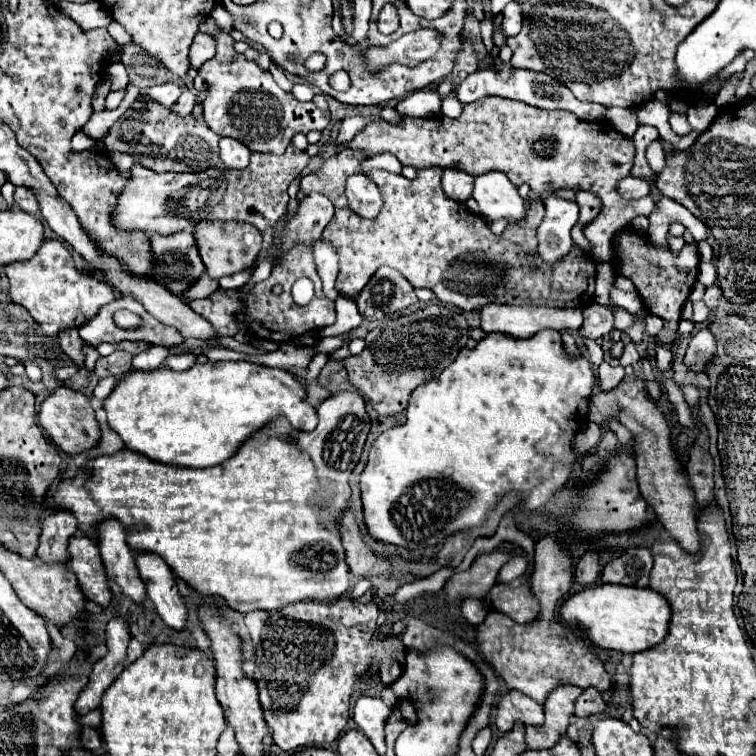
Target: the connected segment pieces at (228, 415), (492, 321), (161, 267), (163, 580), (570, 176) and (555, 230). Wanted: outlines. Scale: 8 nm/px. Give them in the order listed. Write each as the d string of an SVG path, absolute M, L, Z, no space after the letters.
M219 361L219 363L195 363L191 369L179 373L173 371L169 367L161 367L161 369L153 369L153 371L131 371L127 375L121 377L121 381L115 385L115 389L111 391L111 395L105 399L103 409L107 411L107 423L109 427L123 439L125 447L145 455L147 459L155 461L155 463L165 463L165 465L175 465L175 467L189 467L189 469L205 469L205 467L213 467L215 463L223 463L225 459L229 459L229 455L233 455L233 451L237 451L237 445L241 445L253 431L257 431L257 427L263 427L269 419L275 419L279 415L287 417L289 423L299 429L299 431L313 431L313 427L317 427L317 411L305 401L305 387L301 383L301 379L297 379L293 373L285 371L285 369L271 369L271 367L263 367L257 363L247 363L247 361Z
M489 305L481 309L481 329L485 333L501 333L513 339L529 339L543 329L555 331L571 331L575 333L577 327L583 323L581 309L551 309L551 307L537 307L537 305Z
M177 231L173 235L153 235L151 241L159 277L171 293L181 295L197 277L205 273L205 267L193 243L193 235L189 231Z
M137 553L135 555L141 579L147 587L149 599L155 603L159 617L167 627L175 631L187 629L187 607L179 595L173 571L165 565L159 555Z
M485 97L475 103L463 105L463 113L459 119L449 117L433 117L433 119L415 119L405 117L399 125L391 125L383 119L375 119L367 123L349 143L349 149L359 149L369 155L377 153L395 153L395 157L403 165L411 165L415 169L423 167L441 167L441 169L459 169L473 177L485 173L485 171L505 171L513 185L527 183L533 193L545 195L559 189L585 189L593 191L603 201L603 209L595 221L584 226L585 237L591 243L591 255L593 259L601 263L609 263L613 257L611 251L611 239L617 229L625 227L633 217L637 215L649 215L656 206L654 199L647 195L638 200L623 199L615 185L619 179L629 175L629 169L633 167L635 157L635 145L631 139L623 137L621 133L613 131L609 123L585 123L579 121L575 115L569 115L567 111L543 111L537 107L529 107L525 103L509 101L509 99L497 99L497 97Z
M549 195L545 199L545 219L537 229L539 255L547 263L555 263L565 257L573 245L571 229L579 221L579 205L575 201Z

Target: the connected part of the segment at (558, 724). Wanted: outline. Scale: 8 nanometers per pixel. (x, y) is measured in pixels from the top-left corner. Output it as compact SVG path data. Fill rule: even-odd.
M565 685L557 687L549 693L545 701L545 725L543 727L527 727L527 745L531 749L551 749L563 735L567 735L569 717L575 713L575 701L583 693L583 689Z

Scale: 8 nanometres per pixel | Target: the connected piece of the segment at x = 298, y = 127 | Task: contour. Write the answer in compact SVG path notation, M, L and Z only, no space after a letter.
M215 5L211 17L219 25L217 39L217 59L211 59L199 69L199 75L207 79L207 99L205 105L205 121L209 127L221 137L233 137L247 145L251 151L259 153L275 153L281 155L285 147L291 143L295 133L309 133L309 131L323 131L329 125L329 111L321 111L315 103L301 103L291 93L285 93L277 87L271 73L257 67L257 63L247 61L243 55L233 59L233 63L225 63L229 55L235 55L231 29L233 29L233 15L225 11L225 7Z

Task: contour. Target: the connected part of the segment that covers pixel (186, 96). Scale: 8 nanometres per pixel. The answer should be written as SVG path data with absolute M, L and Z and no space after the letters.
M183 91L181 97L179 97L179 101L173 105L173 111L177 111L177 115L187 115L187 113L193 111L195 101L197 101L195 93L191 93L191 91Z

